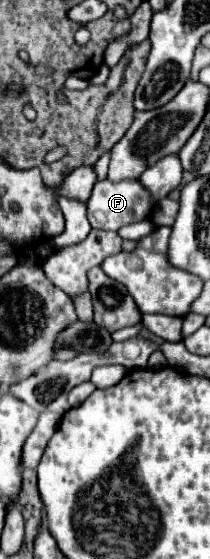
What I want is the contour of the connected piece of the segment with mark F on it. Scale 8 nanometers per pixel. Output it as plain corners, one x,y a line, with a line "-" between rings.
98,180
94,184
92,196
88,198
88,220
92,224
92,228
100,228
100,230
120,230
126,224
132,222
140,222
152,216
154,210
154,202
152,202
152,194
140,184
140,180

